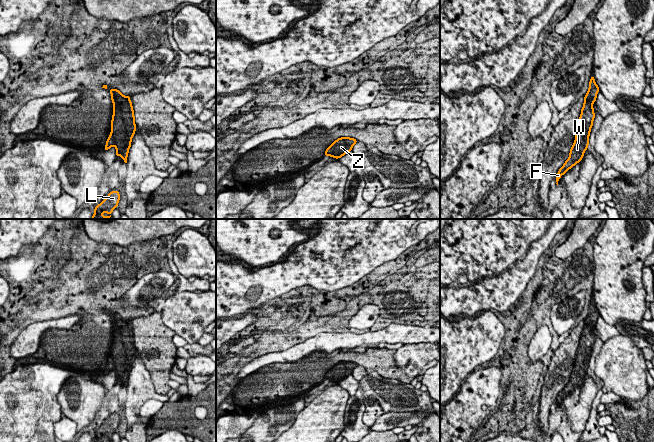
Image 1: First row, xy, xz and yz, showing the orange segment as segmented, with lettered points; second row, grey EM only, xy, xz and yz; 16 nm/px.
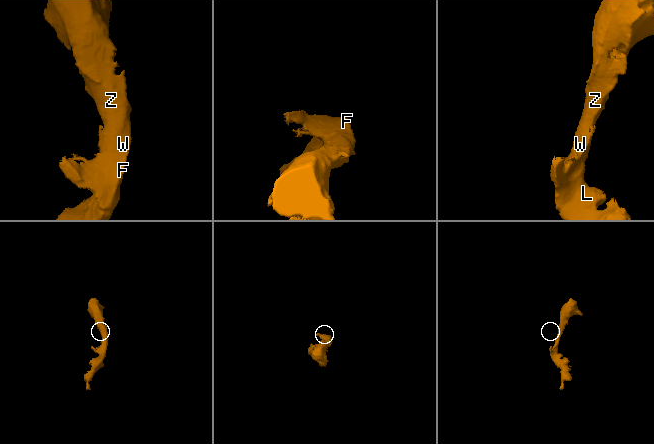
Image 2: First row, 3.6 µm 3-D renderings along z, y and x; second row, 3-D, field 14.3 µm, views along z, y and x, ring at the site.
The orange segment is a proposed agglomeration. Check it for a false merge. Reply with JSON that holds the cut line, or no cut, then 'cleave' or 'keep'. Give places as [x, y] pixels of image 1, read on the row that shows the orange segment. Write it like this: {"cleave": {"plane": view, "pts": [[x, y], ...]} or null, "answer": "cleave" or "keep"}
{"cleave": null, "answer": "keep"}

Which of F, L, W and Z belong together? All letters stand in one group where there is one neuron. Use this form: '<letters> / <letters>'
F L W Z

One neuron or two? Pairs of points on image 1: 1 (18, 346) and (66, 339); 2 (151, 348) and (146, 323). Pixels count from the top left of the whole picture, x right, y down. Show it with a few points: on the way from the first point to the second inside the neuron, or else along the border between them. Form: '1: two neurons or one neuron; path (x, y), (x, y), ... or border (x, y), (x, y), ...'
1: two neurons; border (59, 329), (48, 328), (32, 354)
2: one neuron; path (151, 342), (151, 335), (147, 329)

